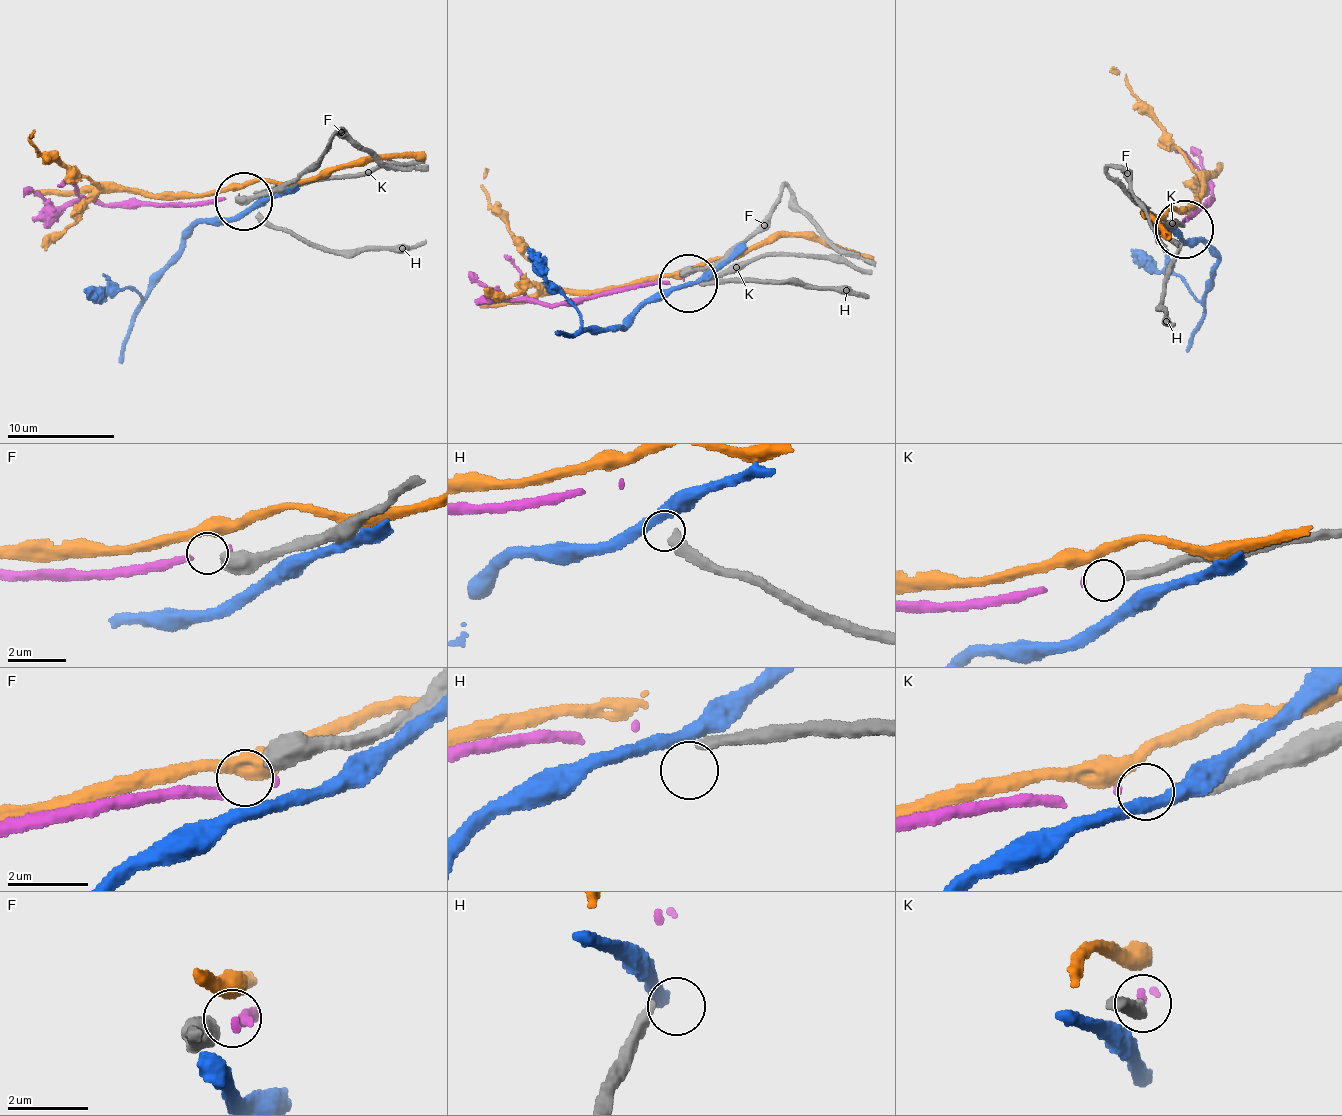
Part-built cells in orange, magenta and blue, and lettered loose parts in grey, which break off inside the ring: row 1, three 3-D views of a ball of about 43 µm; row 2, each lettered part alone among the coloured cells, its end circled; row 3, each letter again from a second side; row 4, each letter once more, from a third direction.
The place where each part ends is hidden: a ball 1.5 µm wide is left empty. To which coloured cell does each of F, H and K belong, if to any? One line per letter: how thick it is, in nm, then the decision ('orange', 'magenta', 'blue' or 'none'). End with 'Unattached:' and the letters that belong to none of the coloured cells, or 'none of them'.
F: 550 nm | none
H: 320 nm | none
K: 300 nm | magenta
Unattached: F, H

